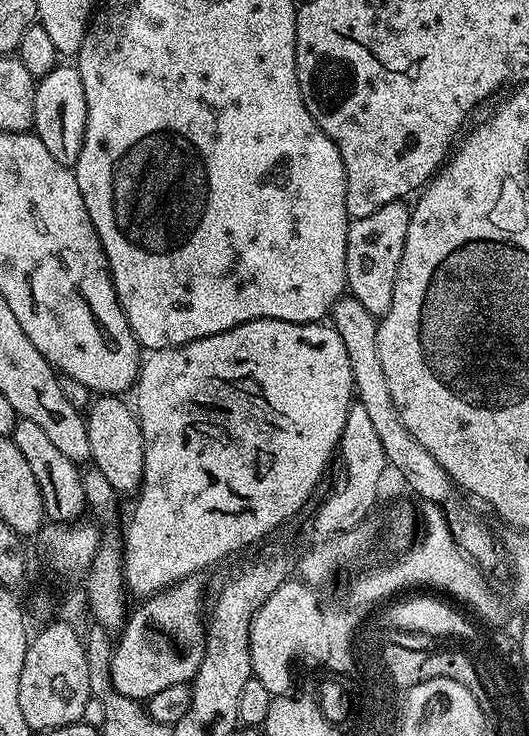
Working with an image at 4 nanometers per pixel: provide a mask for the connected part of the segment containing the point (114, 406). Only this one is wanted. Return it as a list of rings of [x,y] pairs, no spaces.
[[[100,394],[93,399],[86,409],[86,419],[88,421],[88,433],[90,434],[90,454],[91,463],[110,481],[110,486],[118,494],[124,492],[139,493],[140,484],[144,481],[144,439],[140,422],[136,418],[136,413],[131,407],[123,404],[121,397],[116,394]]]

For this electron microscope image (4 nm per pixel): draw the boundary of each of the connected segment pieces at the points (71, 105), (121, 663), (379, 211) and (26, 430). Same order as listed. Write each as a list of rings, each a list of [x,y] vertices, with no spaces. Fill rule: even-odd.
[[[68,62],[57,63],[54,70],[36,80],[34,94],[34,134],[50,150],[50,154],[63,164],[74,166],[78,154],[82,154],[82,142],[86,134],[86,90],[82,90],[79,67]]]
[[[199,575],[188,576],[171,584],[163,592],[147,597],[141,603],[144,605],[125,619],[119,633],[120,641],[117,639],[112,649],[110,666],[112,684],[118,694],[147,702],[162,690],[179,683],[188,684],[196,677],[204,653],[206,631],[202,615],[206,600],[204,604],[204,584],[200,579]]]
[[[394,200],[376,208],[366,218],[352,220],[346,234],[346,288],[355,300],[362,302],[366,310],[377,318],[390,310],[394,282],[402,258],[402,250],[408,233],[410,208],[407,203]]]
[[[17,419],[11,434],[14,446],[22,450],[30,470],[34,470],[34,478],[38,478],[38,490],[42,490],[44,514],[52,522],[76,522],[86,512],[82,482],[80,481],[81,469],[58,446],[50,443],[50,437],[34,422]]]

